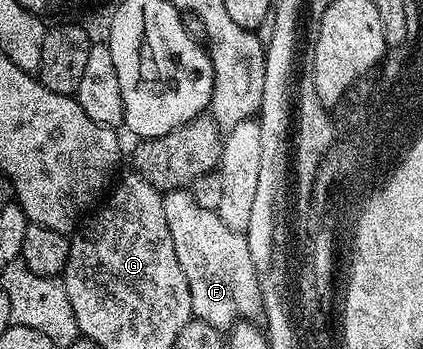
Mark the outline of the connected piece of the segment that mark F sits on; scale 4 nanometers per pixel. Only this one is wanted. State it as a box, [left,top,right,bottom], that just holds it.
[163,189,263,331]

